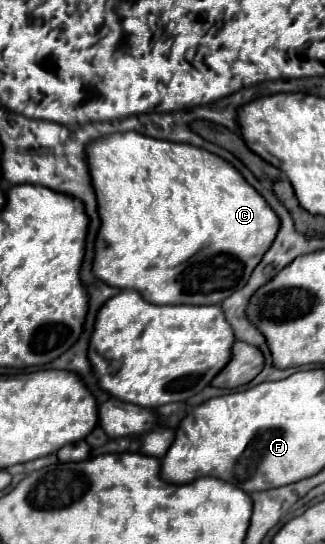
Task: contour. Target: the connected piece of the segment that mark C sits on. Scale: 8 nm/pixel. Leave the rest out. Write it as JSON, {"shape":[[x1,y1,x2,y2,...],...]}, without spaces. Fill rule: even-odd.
{"shape":[[126,131,92,141,86,147,86,163,100,213,92,273,110,287,138,291,148,303,222,303,246,285,256,261,276,237,276,215,268,203,228,161,206,149]]}

